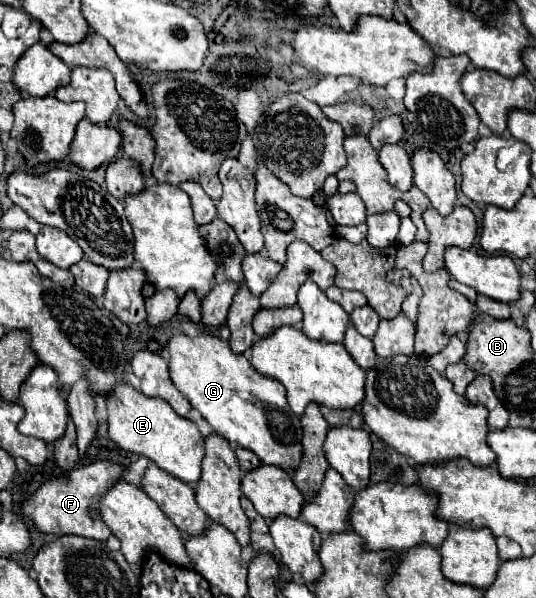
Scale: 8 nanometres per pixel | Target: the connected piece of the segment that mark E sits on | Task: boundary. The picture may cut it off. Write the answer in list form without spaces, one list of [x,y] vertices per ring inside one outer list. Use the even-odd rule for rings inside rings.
[[[126,382],[114,386],[106,396],[108,404],[108,436],[124,450],[142,454],[156,462],[168,474],[174,474],[186,484],[196,484],[200,478],[200,460],[204,456],[204,438],[196,424],[178,416],[172,406],[160,398],[148,398]]]

